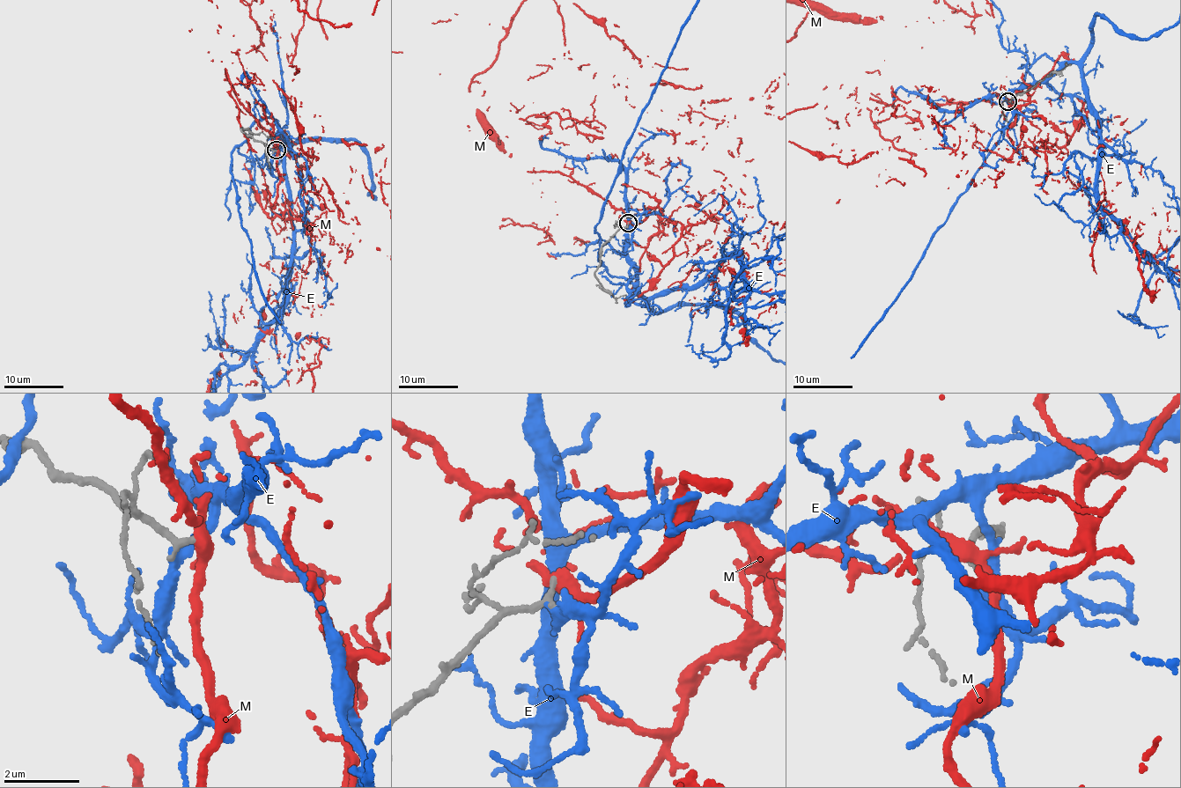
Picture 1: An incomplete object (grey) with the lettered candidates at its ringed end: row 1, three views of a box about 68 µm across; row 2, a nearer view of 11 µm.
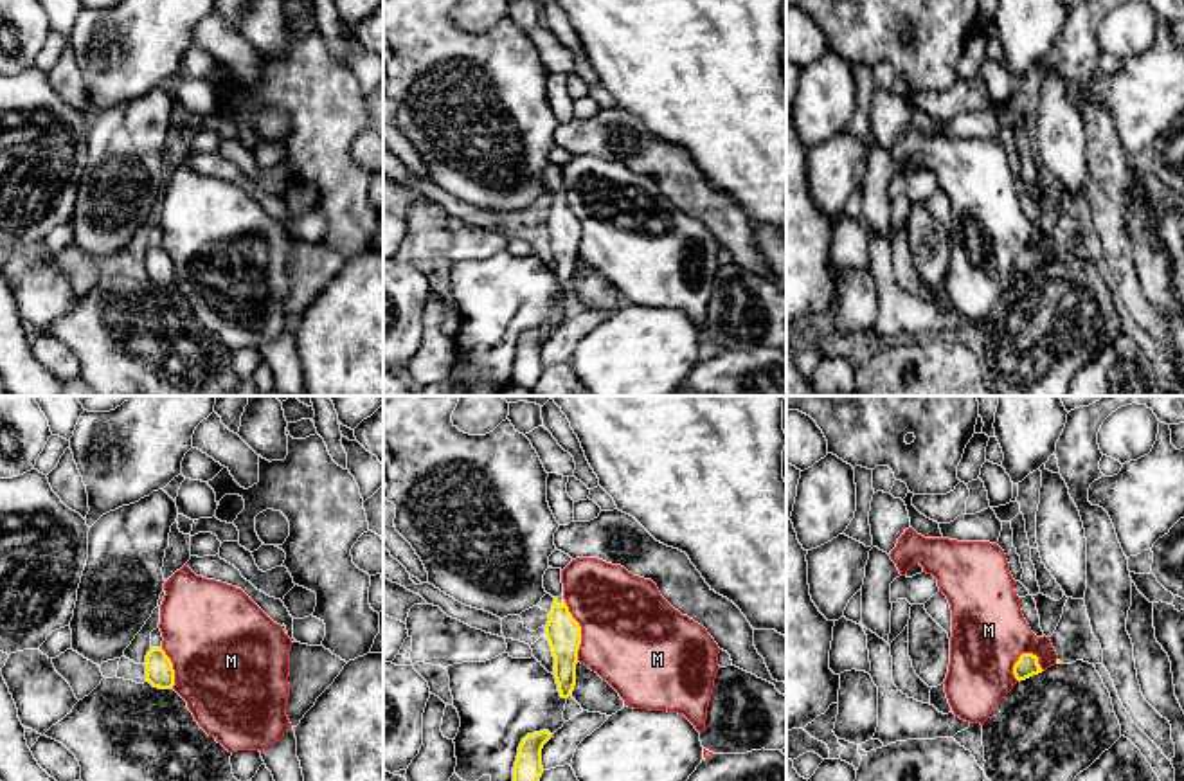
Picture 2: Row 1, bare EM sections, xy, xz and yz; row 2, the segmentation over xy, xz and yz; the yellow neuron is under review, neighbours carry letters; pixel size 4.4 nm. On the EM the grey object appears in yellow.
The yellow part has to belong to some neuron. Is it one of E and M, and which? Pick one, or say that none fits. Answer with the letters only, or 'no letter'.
no letter

